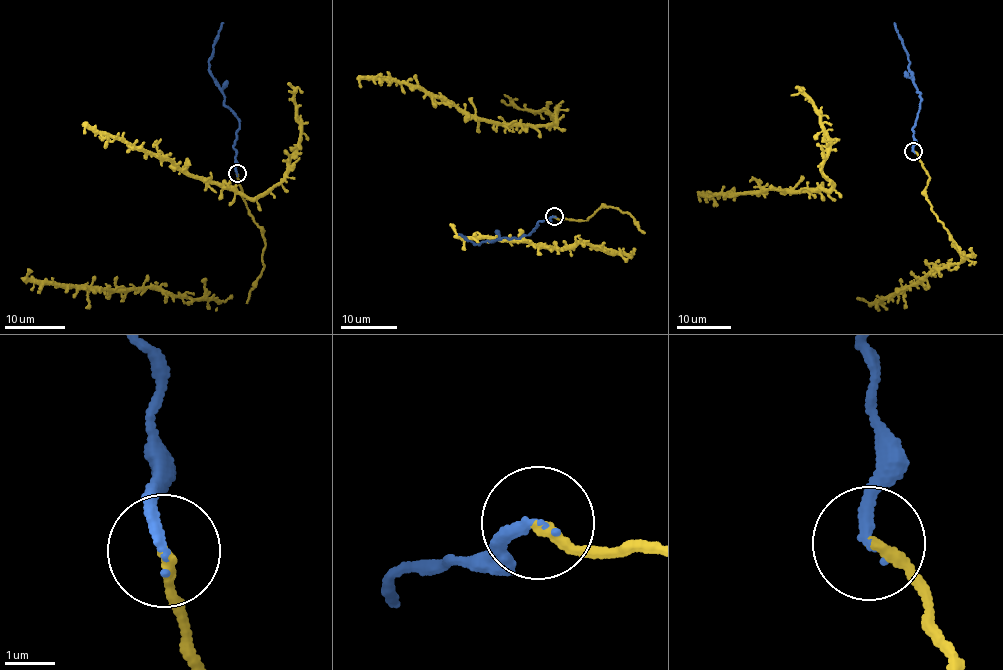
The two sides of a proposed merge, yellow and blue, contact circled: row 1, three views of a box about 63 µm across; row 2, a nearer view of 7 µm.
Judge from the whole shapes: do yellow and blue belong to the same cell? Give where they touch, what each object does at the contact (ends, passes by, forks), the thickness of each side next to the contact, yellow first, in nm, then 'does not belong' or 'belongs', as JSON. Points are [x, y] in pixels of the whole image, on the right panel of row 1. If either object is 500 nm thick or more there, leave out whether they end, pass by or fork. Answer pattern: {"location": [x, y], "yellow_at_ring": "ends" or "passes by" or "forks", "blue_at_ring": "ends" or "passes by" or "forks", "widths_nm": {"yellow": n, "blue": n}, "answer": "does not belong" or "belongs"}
{"location": [913, 151], "yellow_at_ring": "ends", "blue_at_ring": "ends", "widths_nm": {"yellow": 220, "blue": 240}, "answer": "belongs"}

